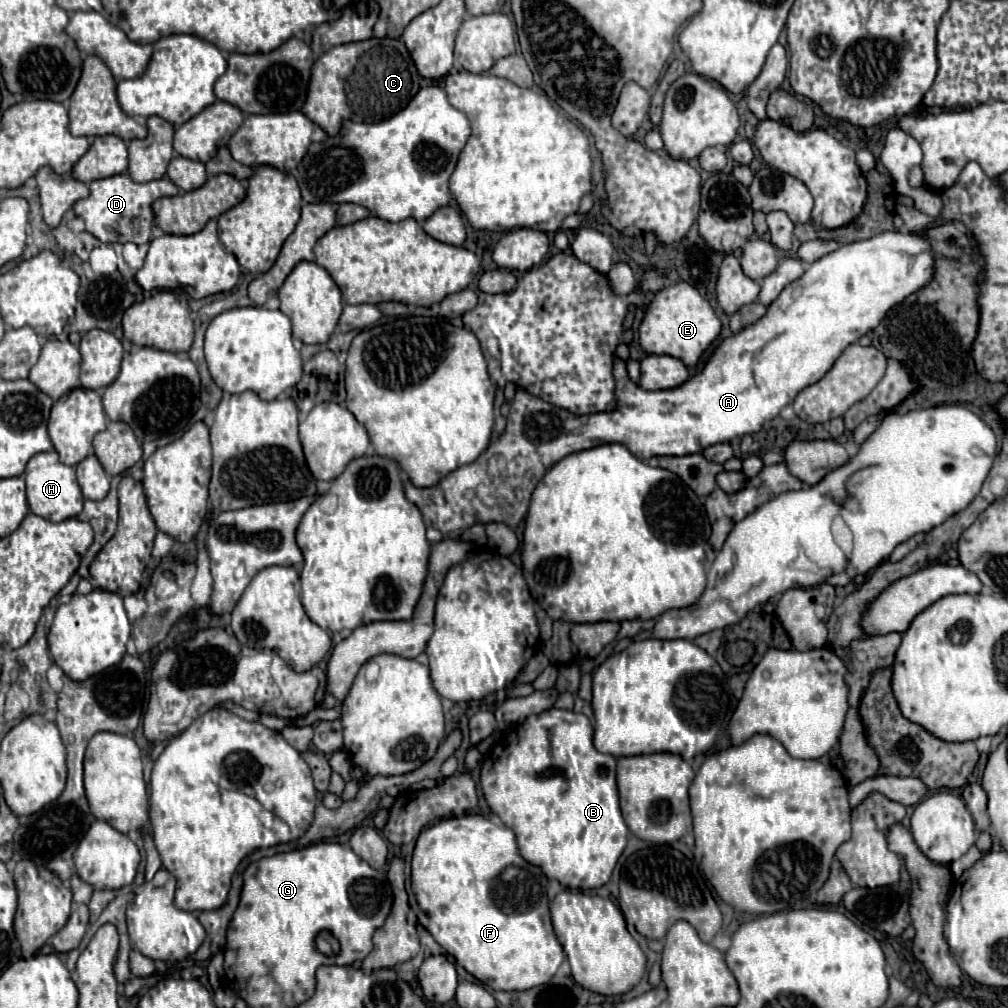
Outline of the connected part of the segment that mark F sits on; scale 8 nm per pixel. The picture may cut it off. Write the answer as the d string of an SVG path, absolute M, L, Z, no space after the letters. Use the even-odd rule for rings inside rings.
M467 813L459 817L442 818L436 824L424 828L412 854L410 881L416 899L410 907L416 913L418 922L442 948L446 948L448 954L454 956L462 968L466 968L477 981L490 986L492 990L514 992L546 984L562 964L564 950L554 936L548 912L548 878L538 868L532 868L524 862L518 852L514 832L506 828L496 815ZM508 866L528 870L518 872L504 898L498 896L498 880Z

